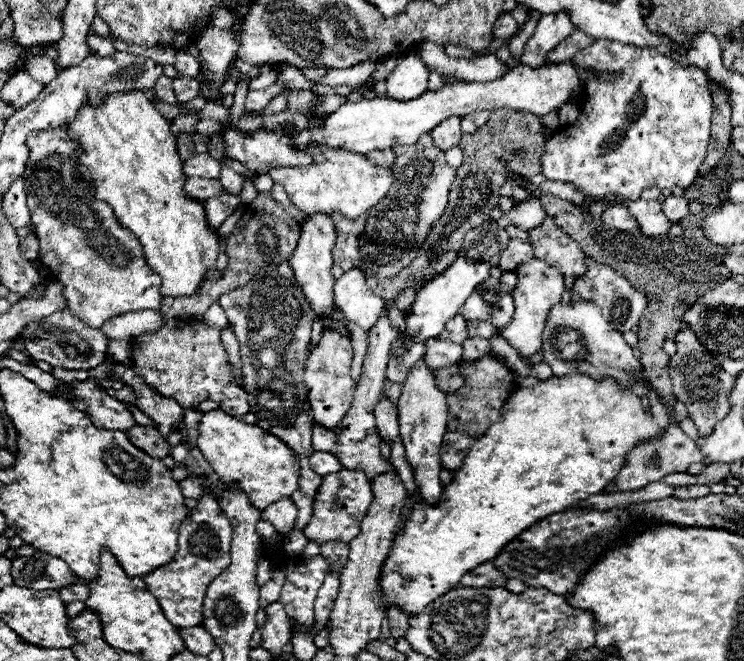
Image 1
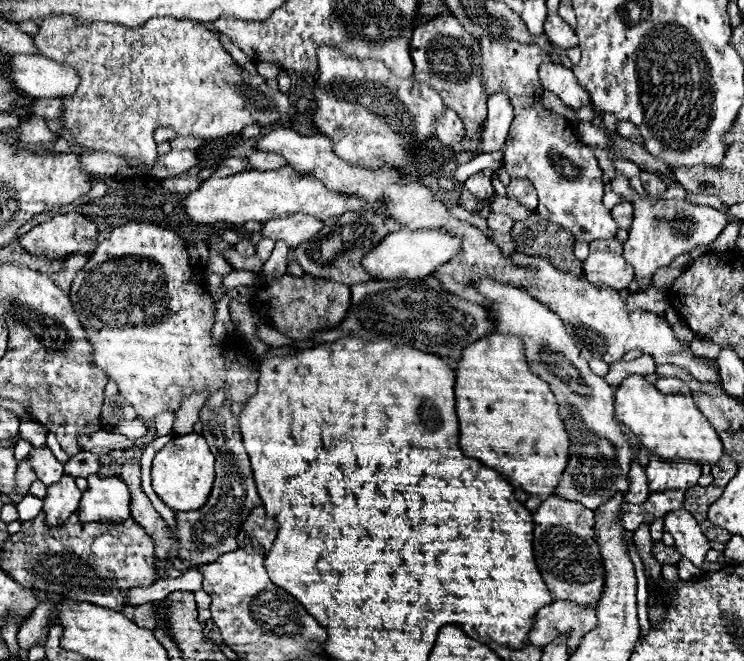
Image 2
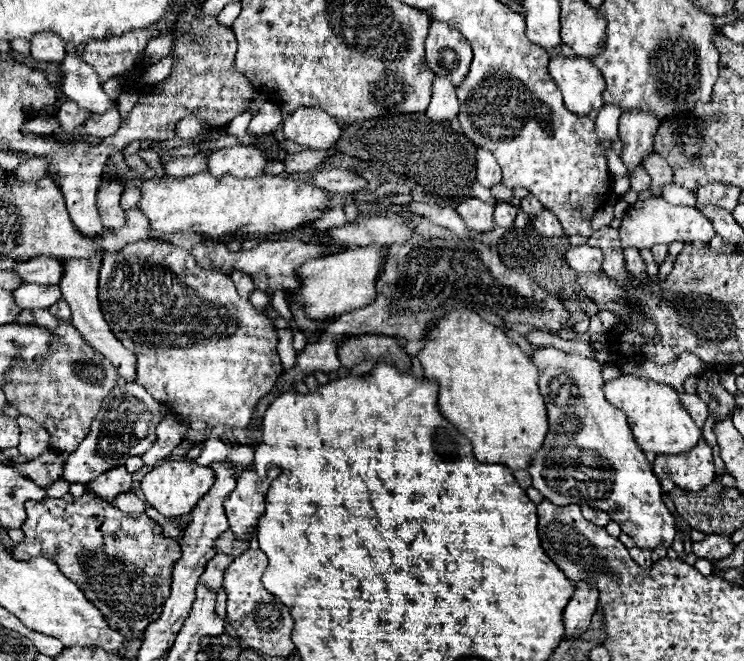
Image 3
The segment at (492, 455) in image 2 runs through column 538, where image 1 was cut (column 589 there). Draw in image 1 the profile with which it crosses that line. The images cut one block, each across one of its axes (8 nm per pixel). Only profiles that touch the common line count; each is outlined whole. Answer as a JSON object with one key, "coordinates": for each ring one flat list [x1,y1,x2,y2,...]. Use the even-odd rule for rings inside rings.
{"coordinates":[[572,372,564,378,552,376,540,380,536,386,518,388,500,410,500,420,488,428,486,436,472,444,464,466,458,468,452,482,444,486,440,500,436,504,418,500,404,526,396,532,380,572,384,608,400,606,408,616,422,612,430,602,450,592,476,564,494,560,508,542,538,520,564,512,588,496,600,494,620,472,624,454,638,442,660,436,668,424,670,416,648,380,626,392,618,390,614,380,596,382,584,374],[644,394,652,400,652,414,646,414,640,406,640,396]]}

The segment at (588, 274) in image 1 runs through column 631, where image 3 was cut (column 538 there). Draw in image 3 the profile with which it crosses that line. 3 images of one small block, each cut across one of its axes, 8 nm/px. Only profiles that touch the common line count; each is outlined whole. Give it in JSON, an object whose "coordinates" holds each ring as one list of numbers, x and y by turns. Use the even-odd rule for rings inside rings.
{"coordinates":[[386,192,382,194,374,206,388,210,388,212,396,212,402,220,412,222,414,224,414,234,408,240,408,246,402,246,402,250,392,250,396,258,396,266,386,266,384,274,378,280,378,298,374,302,370,302,368,306,360,308,360,310,352,310,342,314,336,322,332,322,324,336,314,342,314,344,306,344,306,348,298,354,296,360,296,368,286,370,284,376,276,382,276,386,284,392,284,390,294,390,294,380,304,380,306,376,312,376,316,370,322,372,336,372,340,368,340,360,336,356,336,344,340,344,340,340,348,338,348,336,360,336,360,334,384,334,384,336,392,336,392,338,404,338,404,340,420,340,426,336,426,330,430,326,430,322,444,318,450,310,458,310,458,308,472,308,474,302,474,310,486,310,486,312,494,312,498,316,502,316,508,322,520,322,520,324,530,324,536,326,538,330,550,332,550,334,560,334,560,332,570,332,574,330,568,320,568,310,564,308,562,300,556,298,550,292,544,292,528,274,524,272,516,272,512,268,506,268,498,256,498,252,494,248,488,248,484,244,472,242,468,240,468,244,458,244,458,238,452,236,450,230,436,226,432,222,428,222,424,216,416,216,406,204,392,204,390,198,398,196,396,192]]}

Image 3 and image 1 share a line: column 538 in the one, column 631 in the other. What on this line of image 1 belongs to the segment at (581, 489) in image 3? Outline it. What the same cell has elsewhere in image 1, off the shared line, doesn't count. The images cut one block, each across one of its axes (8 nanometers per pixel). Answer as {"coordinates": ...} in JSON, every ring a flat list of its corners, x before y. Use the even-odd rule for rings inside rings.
{"coordinates":[[558,302,552,306,542,334,542,354,558,378,578,370,594,380,604,380,606,376,614,376,618,386,630,388,632,370,636,374,644,372,642,362,634,356,634,350,624,342,618,330,612,330,612,326,604,320,600,308,592,302,576,302,576,304],[670,424,666,428,666,432,662,434,662,438,658,440,648,440,638,444,636,448,632,448,632,452,628,452,624,468,618,472,618,476,606,486,604,494,616,494,616,492,628,492,628,490,642,490,646,484,650,482,658,482,668,474,674,472,686,472,686,468,692,462,704,462,706,458,700,454,700,450,696,448,696,442,692,438,688,438,678,426]]}

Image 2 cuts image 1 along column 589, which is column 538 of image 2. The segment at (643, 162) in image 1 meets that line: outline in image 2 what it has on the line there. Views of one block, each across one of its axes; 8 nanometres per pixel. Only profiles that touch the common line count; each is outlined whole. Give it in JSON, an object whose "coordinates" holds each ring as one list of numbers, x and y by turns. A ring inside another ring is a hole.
{"coordinates":[[482,38,480,48,486,92,494,94,504,90,516,114,510,126,512,142,504,150,504,170,512,178,530,180,540,198,536,212,544,220,560,224,572,232,578,242,614,238,618,226,612,220,610,210,602,204,604,182,598,160,588,146,580,144,572,124,568,130,568,120,560,114,548,112,540,102,544,90,538,82,538,68,544,62,552,62,552,58,536,44,520,44,508,38]]}

